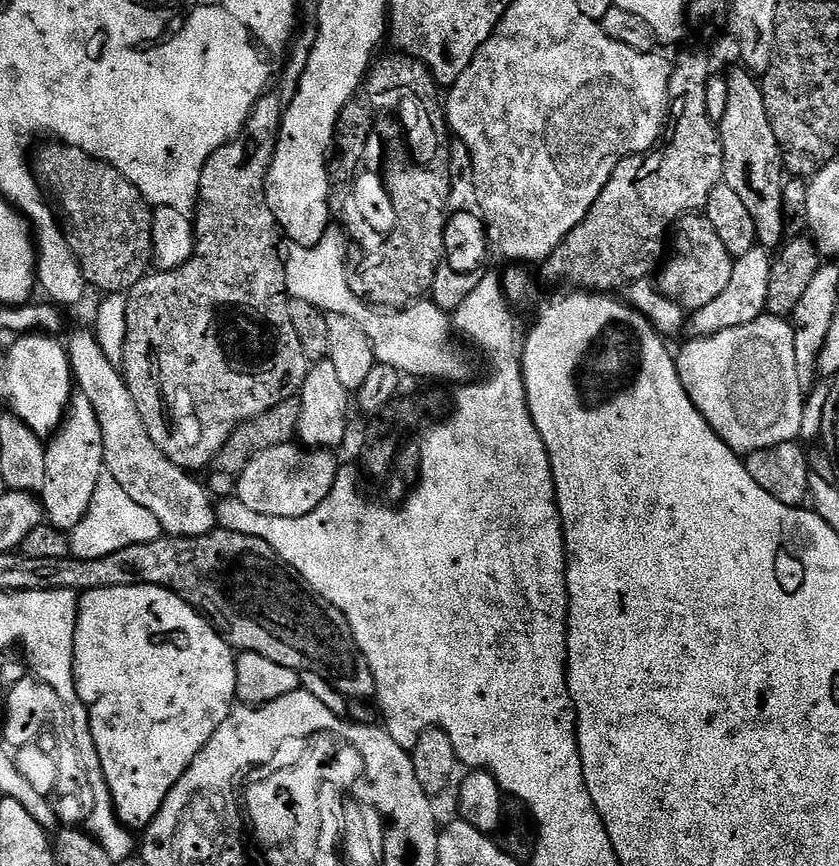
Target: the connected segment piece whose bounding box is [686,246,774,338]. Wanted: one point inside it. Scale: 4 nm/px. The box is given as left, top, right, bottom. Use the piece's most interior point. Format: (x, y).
(744, 300)

